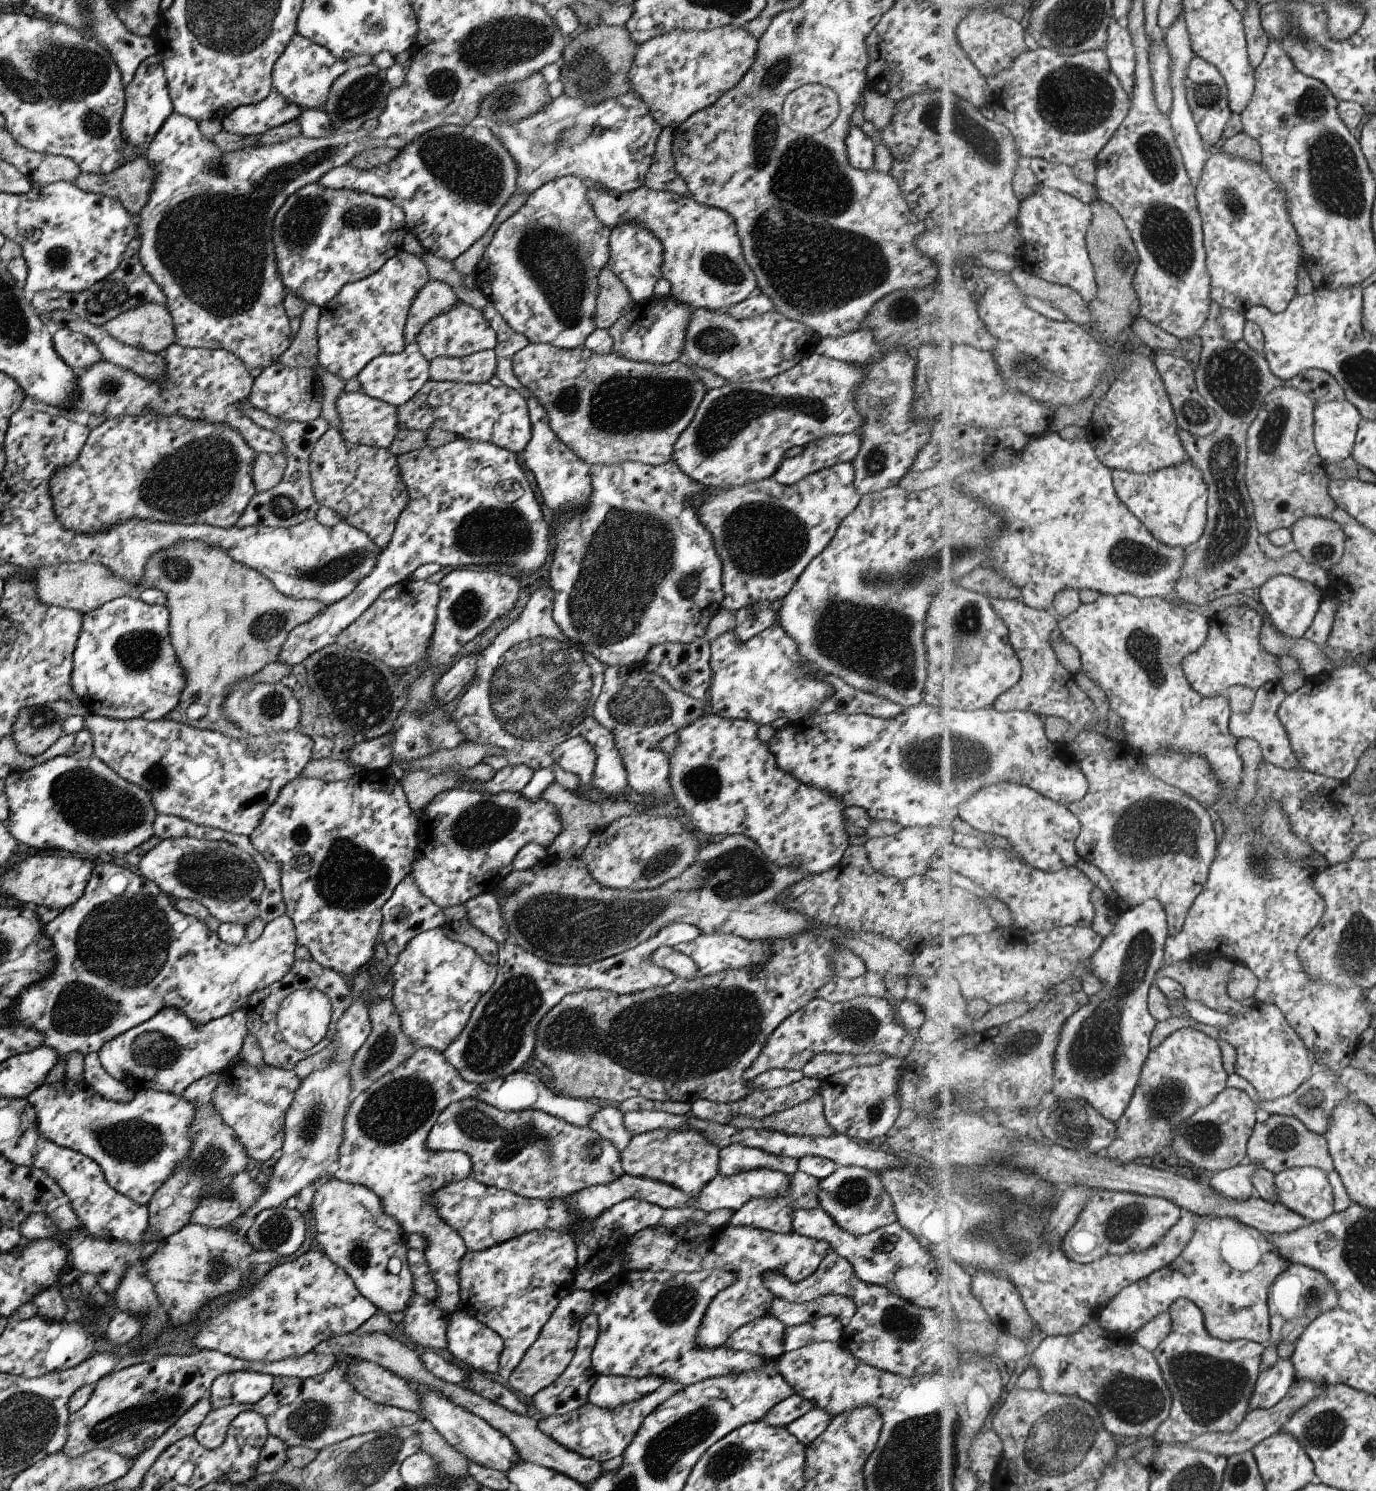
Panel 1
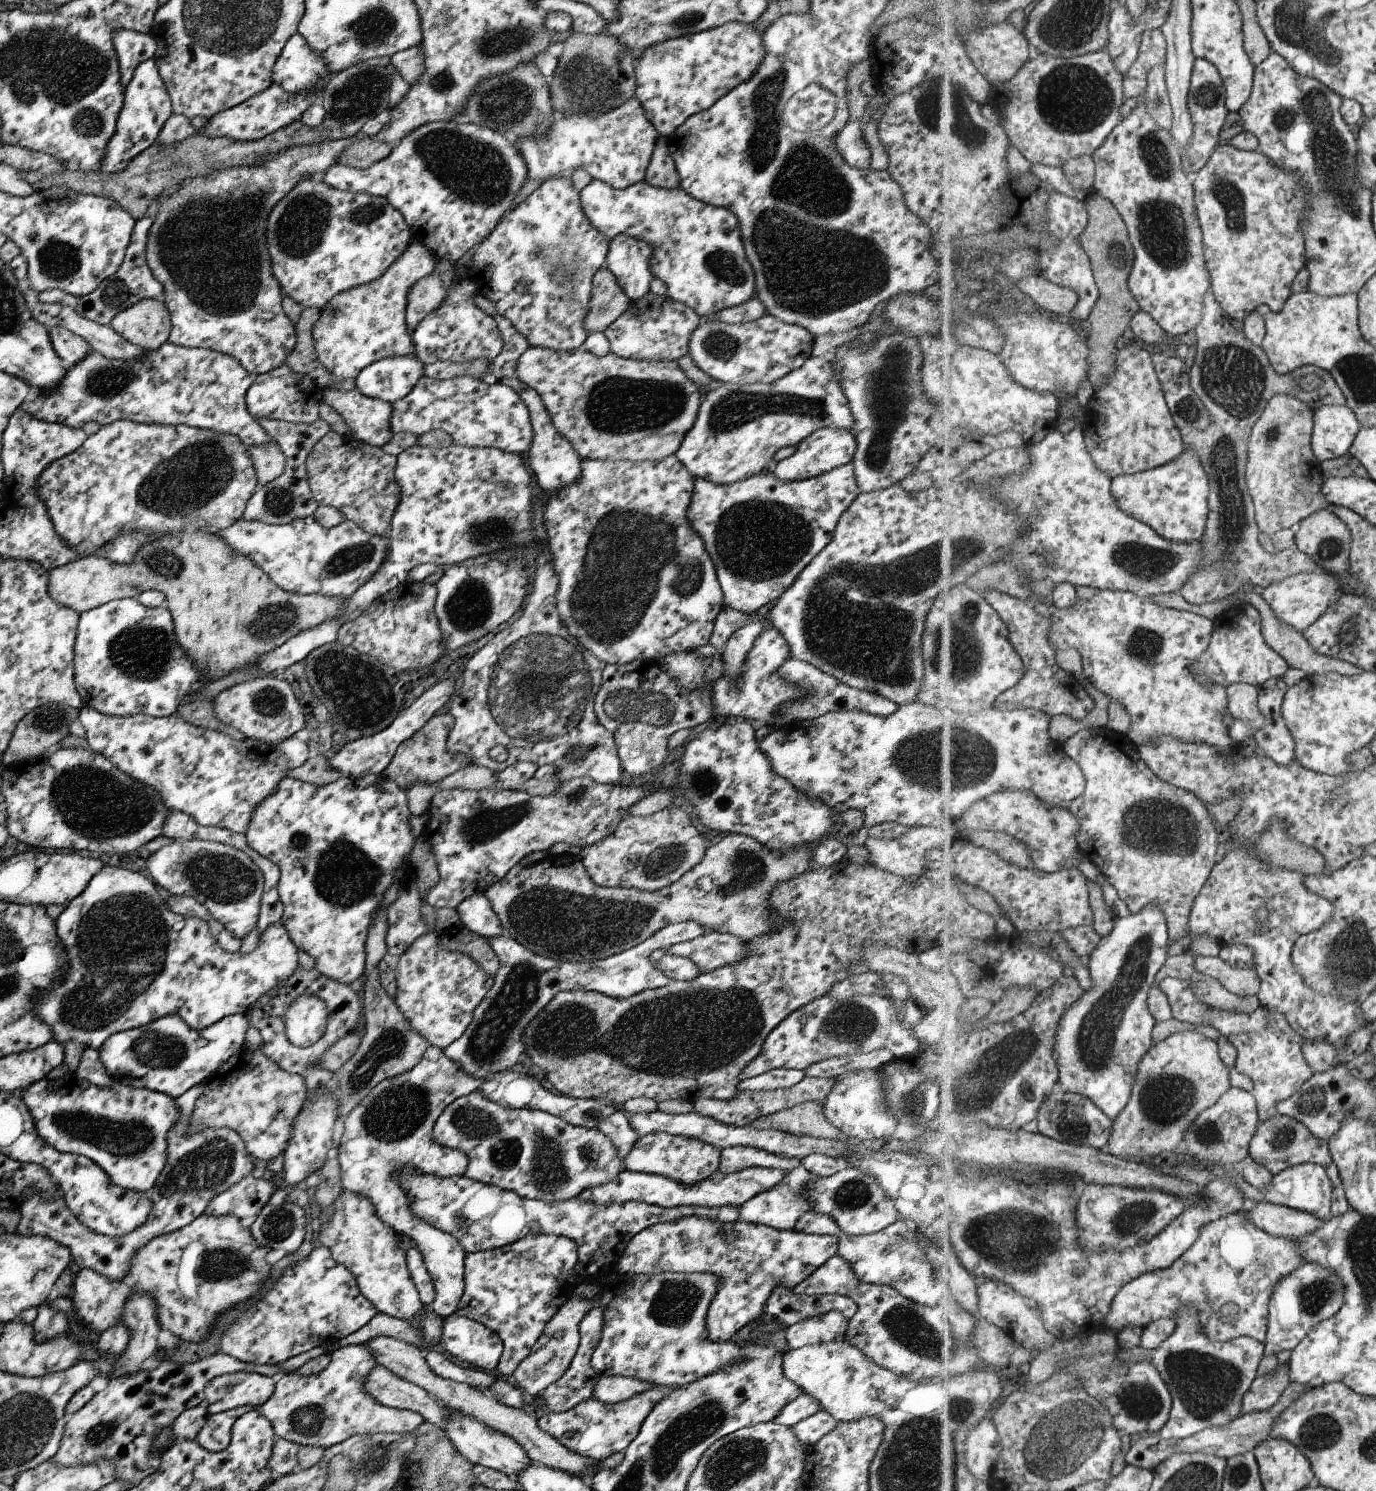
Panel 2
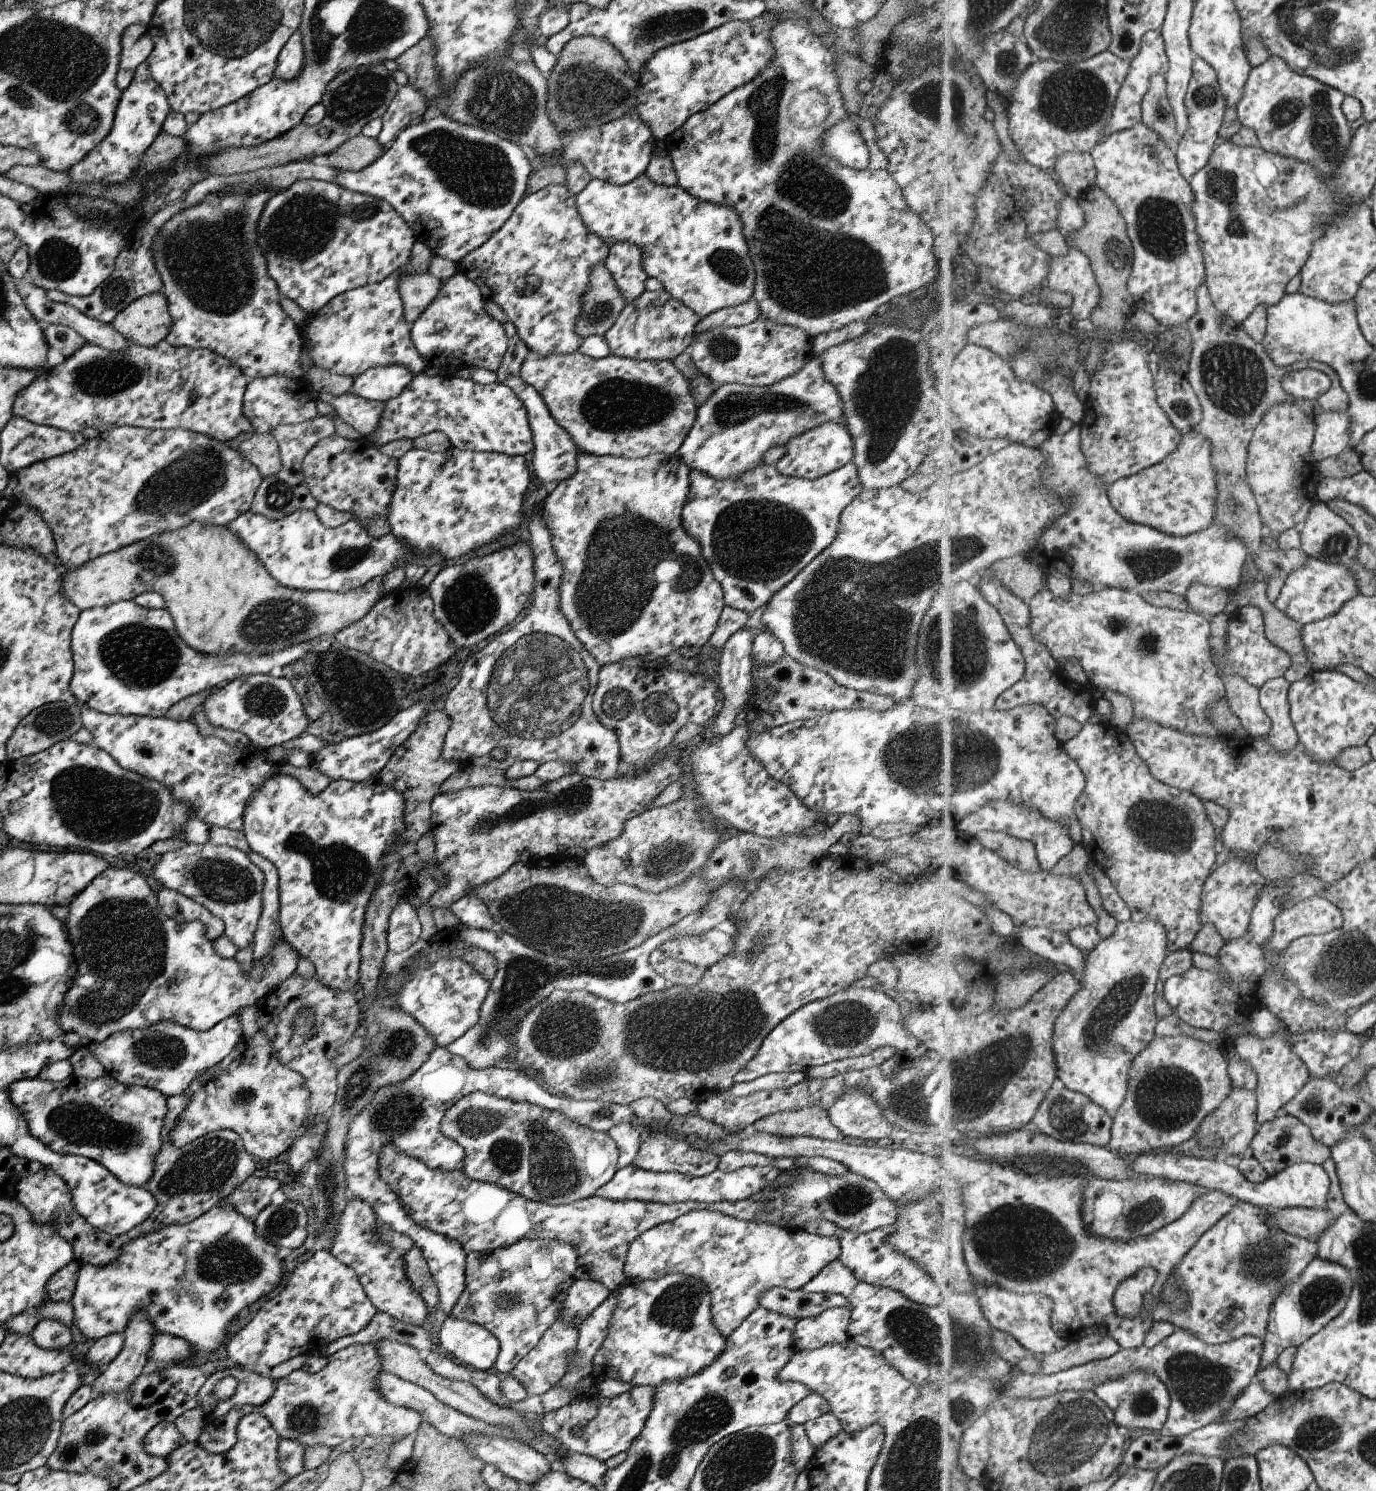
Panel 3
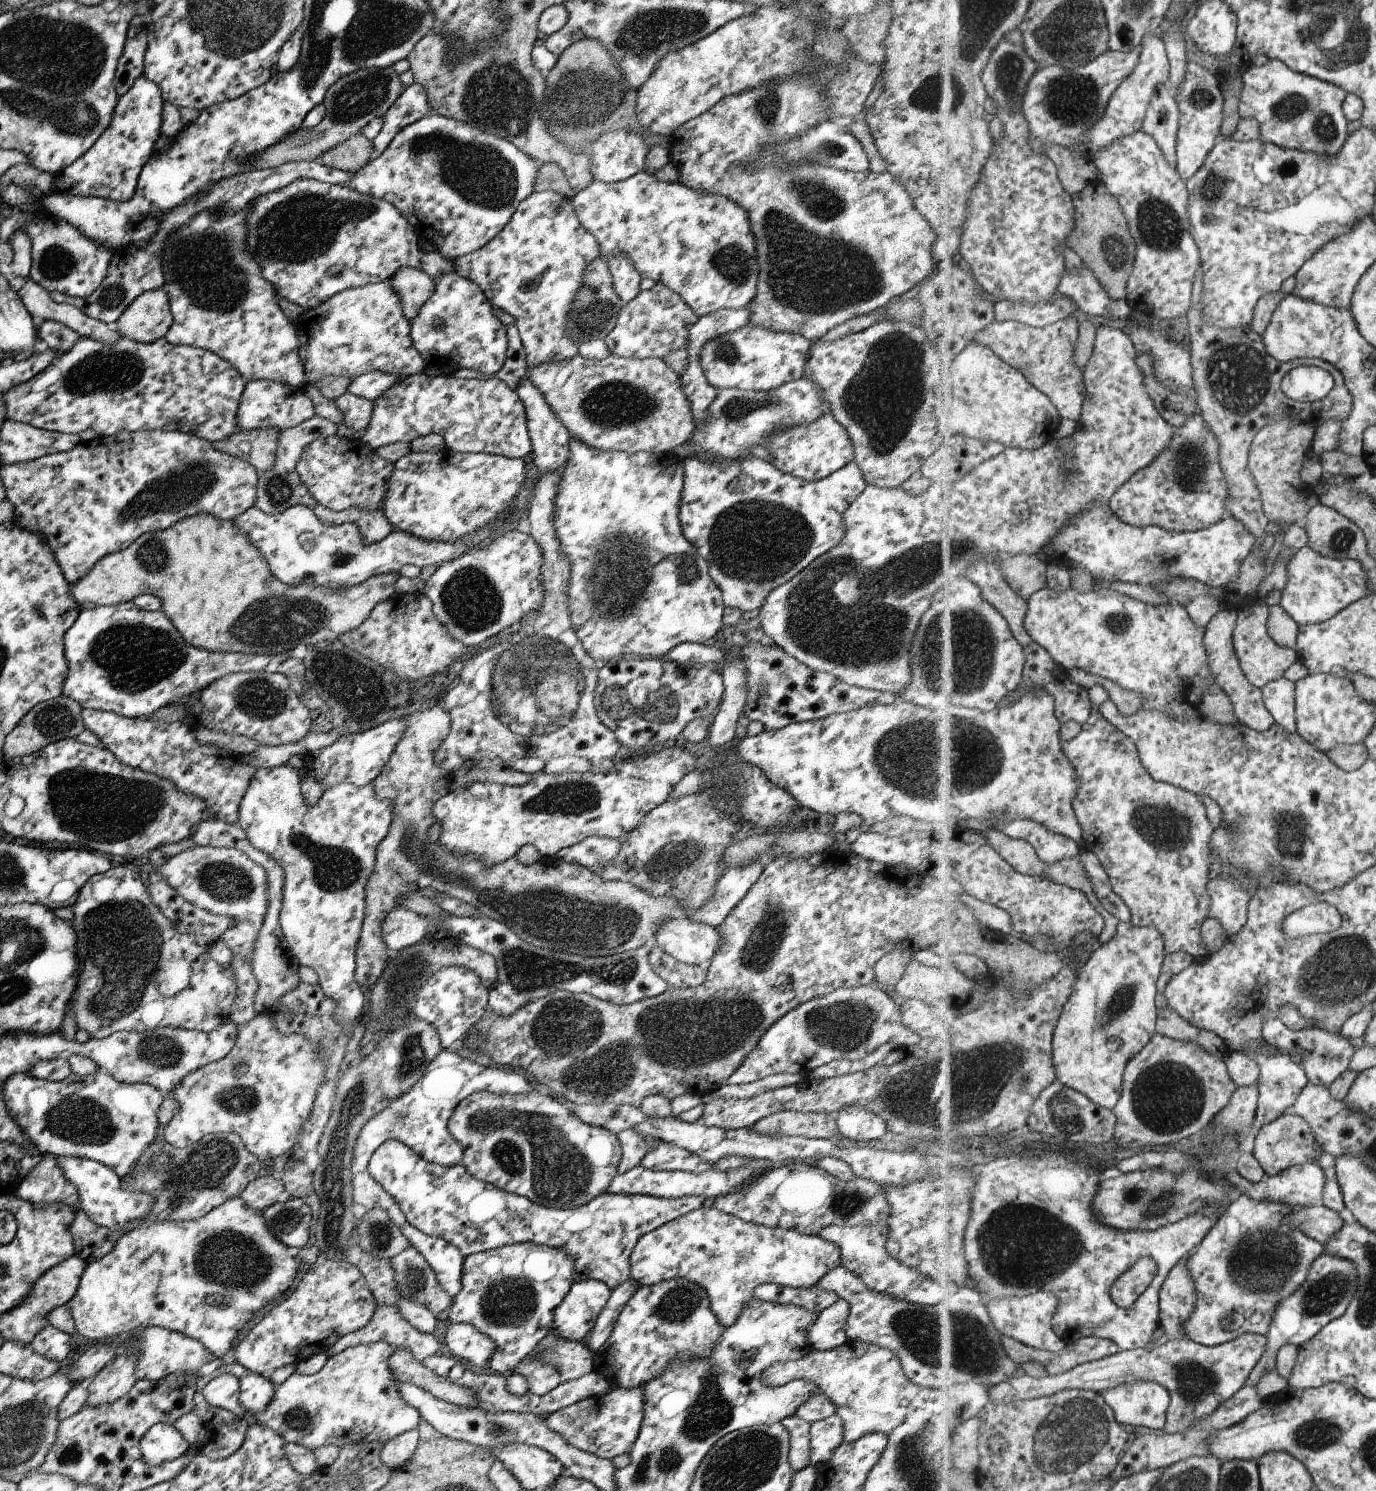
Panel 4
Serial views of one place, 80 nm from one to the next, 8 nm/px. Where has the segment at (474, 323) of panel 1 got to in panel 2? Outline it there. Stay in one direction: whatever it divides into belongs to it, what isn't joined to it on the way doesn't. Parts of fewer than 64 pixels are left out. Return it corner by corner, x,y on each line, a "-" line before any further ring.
457,277
447,285
444,301
428,312
412,330
410,337
415,356
423,365
435,361
463,363
475,359
492,361
502,349
503,339
492,316
485,314
475,303
477,294
474,282
465,277

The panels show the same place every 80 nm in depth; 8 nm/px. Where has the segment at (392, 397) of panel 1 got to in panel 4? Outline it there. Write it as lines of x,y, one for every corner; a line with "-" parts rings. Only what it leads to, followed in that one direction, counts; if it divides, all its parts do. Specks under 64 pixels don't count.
377,370
365,372
355,379
351,379
346,393
373,401
377,396
381,396
385,390
389,390
389,386
393,386
397,380
403,380
403,377
397,374
389,374
389,372
378,372

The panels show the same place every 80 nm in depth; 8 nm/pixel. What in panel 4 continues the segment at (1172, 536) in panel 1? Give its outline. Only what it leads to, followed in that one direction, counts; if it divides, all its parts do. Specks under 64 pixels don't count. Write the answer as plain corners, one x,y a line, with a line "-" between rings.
1198,408
1195,416
1176,429
1171,446
1113,494
1109,505
1123,522
1136,527
1159,525
1173,531
1198,531
1226,517
1230,490
1220,461
1223,451
1219,438
1207,426

